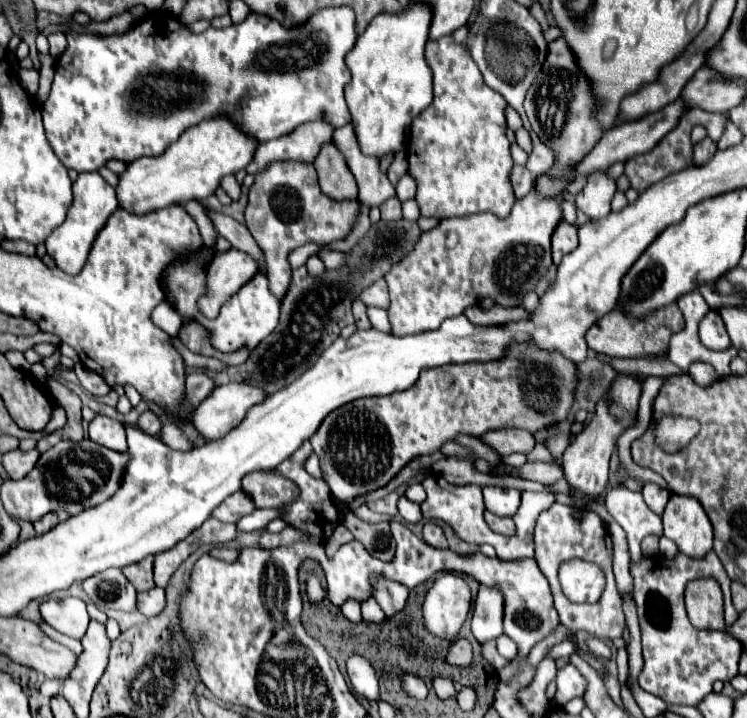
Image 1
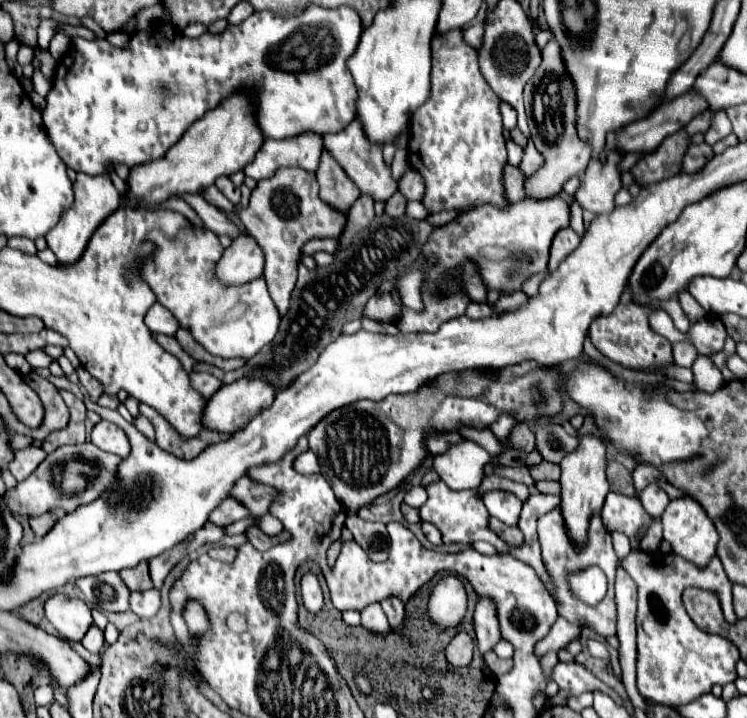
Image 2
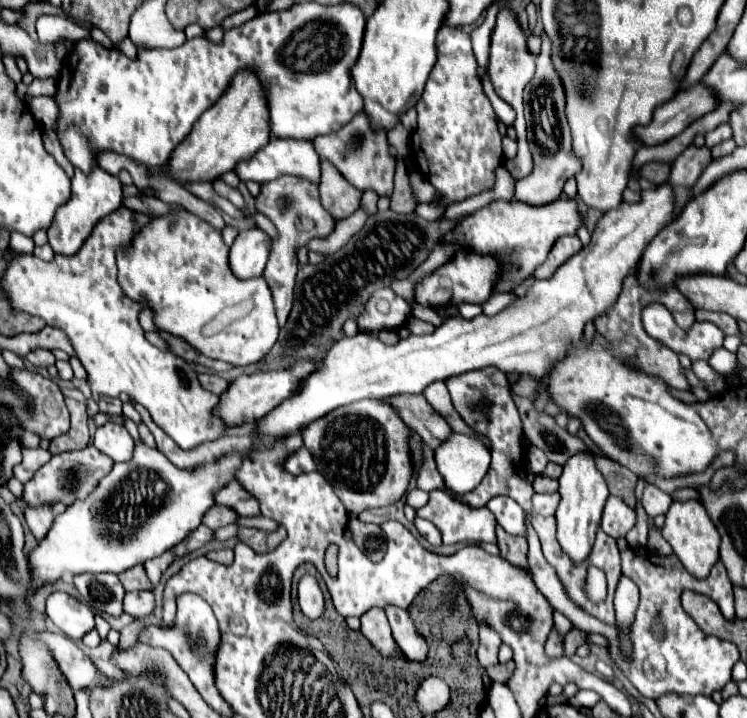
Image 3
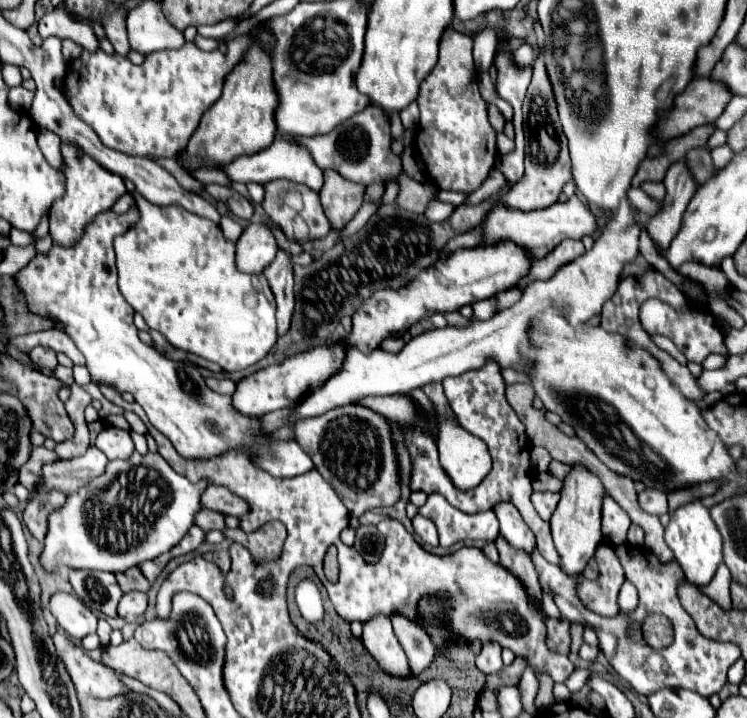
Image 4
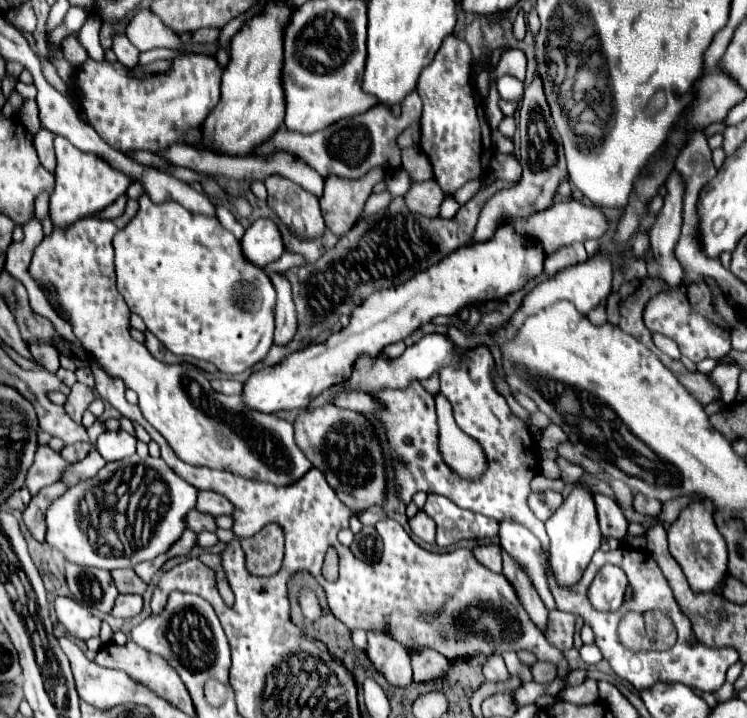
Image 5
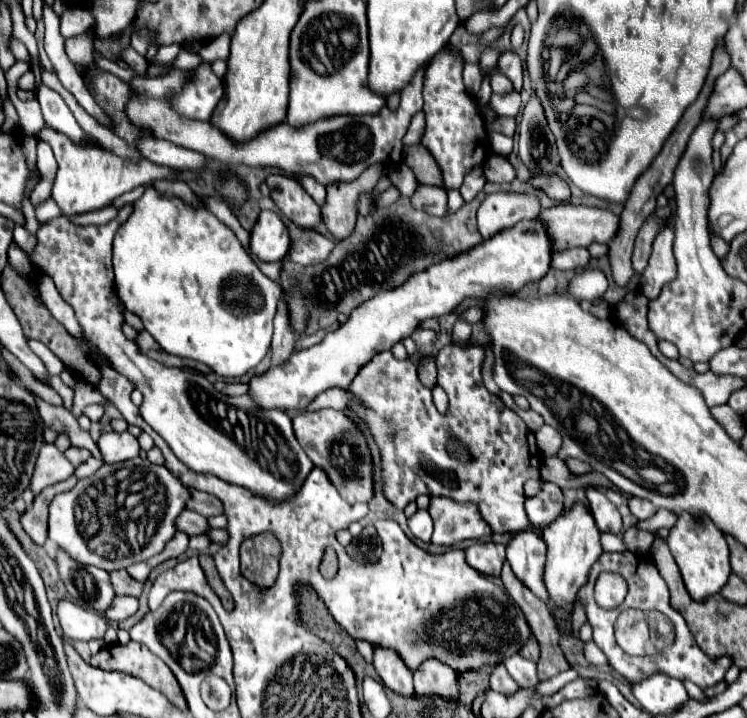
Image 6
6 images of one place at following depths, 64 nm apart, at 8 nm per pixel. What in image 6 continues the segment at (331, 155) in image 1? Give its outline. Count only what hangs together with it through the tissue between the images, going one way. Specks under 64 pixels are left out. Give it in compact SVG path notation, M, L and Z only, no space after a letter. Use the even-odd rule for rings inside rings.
M374 164L368 168L360 178L352 182L334 182L326 188L326 202L322 204L322 220L328 232L342 240L344 236L352 234L358 216L358 198L360 194L370 194L376 182L384 176L384 164Z

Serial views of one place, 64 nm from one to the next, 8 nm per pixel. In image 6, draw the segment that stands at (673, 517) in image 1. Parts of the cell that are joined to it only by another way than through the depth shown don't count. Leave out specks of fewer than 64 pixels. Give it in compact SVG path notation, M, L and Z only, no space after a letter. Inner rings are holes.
M688 512L678 516L678 522L668 534L670 552L682 572L686 590L690 592L692 600L704 600L712 594L718 594L730 576L730 562L728 562L728 544L724 534L716 528L712 520L696 520Z

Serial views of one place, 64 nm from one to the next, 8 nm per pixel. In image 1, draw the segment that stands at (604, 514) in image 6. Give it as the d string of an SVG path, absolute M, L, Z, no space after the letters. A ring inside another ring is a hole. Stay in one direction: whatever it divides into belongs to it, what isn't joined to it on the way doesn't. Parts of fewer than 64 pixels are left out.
M608 488L606 508L626 532L630 562L639 563L642 558L640 542L652 534L662 536L662 518L646 506L640 492L632 492L626 488Z

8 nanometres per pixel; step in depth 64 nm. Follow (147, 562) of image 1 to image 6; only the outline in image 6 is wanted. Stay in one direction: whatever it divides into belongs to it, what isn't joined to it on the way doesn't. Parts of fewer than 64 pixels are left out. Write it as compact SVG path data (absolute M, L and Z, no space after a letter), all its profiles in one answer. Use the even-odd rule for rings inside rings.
M114 570L110 574L110 578L112 578L112 586L114 586L116 596L124 596L124 594L128 594L128 596L140 596L142 594L144 584L134 580L126 570Z

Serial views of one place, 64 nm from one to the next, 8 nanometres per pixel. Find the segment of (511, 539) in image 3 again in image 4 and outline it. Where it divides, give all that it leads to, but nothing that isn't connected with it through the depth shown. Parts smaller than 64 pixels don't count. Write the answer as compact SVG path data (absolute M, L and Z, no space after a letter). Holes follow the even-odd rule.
M502 534L496 540L496 548L500 552L500 562L510 572L516 572L516 576L520 576L520 580L524 580L524 586L528 588L528 592L532 592L532 600L536 600L540 604L542 602L542 592L540 592L540 586L538 586L538 576L536 576L534 564L528 558L528 552L510 546L508 540Z

